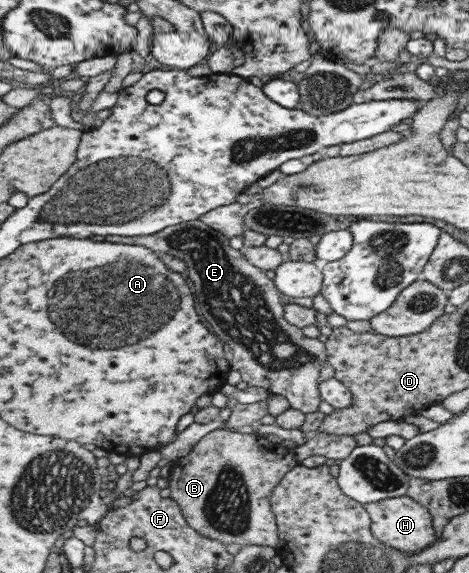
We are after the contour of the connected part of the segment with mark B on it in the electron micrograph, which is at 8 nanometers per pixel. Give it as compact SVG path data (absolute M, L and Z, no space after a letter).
M225 429L208 432L192 448L191 452L172 462L168 474L170 497L180 507L186 523L202 536L227 544L266 545L275 547L279 542L278 526L269 498L272 489L281 478L296 464L294 450L284 448L280 443L272 443L268 439L254 433L242 433Z

